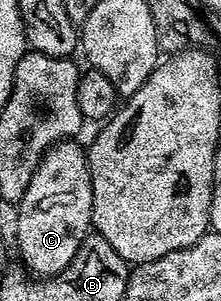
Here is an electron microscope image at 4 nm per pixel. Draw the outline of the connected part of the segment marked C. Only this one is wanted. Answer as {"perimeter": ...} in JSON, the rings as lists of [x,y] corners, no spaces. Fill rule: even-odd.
{"perimeter":[[[65,138],[60,142],[53,144],[48,152],[41,158],[41,164],[35,170],[35,174],[31,178],[31,182],[27,186],[27,190],[23,194],[23,198],[16,205],[17,208],[17,244],[21,247],[21,256],[25,259],[26,264],[35,272],[35,274],[48,278],[62,272],[64,268],[71,262],[71,258],[75,258],[75,254],[79,250],[79,246],[84,242],[85,237],[90,235],[91,221],[93,218],[93,183],[91,182],[91,174],[89,173],[89,158],[84,147],[81,148],[76,144],[77,140],[73,138]]]}

